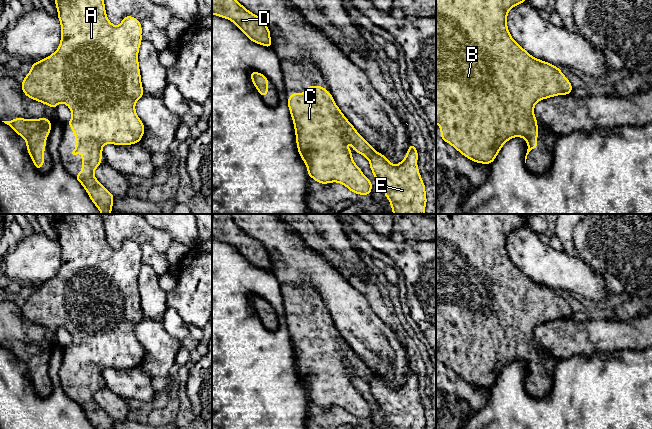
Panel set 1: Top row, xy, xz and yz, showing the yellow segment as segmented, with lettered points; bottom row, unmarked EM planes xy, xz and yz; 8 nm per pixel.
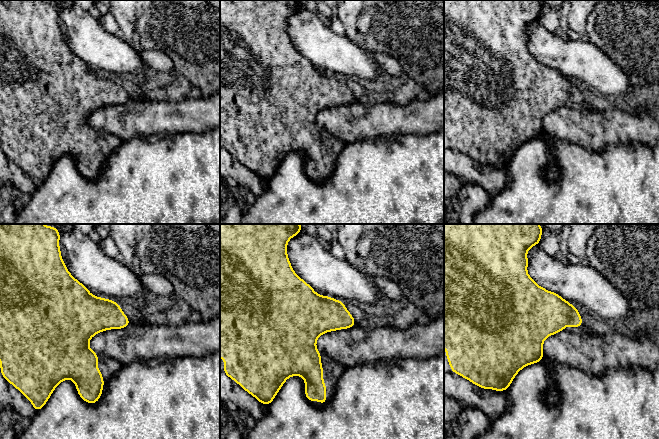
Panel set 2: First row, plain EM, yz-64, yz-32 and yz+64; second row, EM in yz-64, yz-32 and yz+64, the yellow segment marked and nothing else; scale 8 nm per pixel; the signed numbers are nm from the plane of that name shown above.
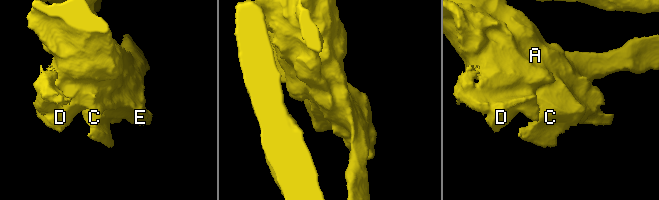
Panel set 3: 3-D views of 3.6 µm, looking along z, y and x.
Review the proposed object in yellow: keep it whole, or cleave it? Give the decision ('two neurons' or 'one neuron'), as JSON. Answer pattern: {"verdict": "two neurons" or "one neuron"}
{"verdict": "one neuron"}

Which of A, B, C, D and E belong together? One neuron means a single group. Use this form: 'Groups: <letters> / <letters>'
Groups: A B C D E

